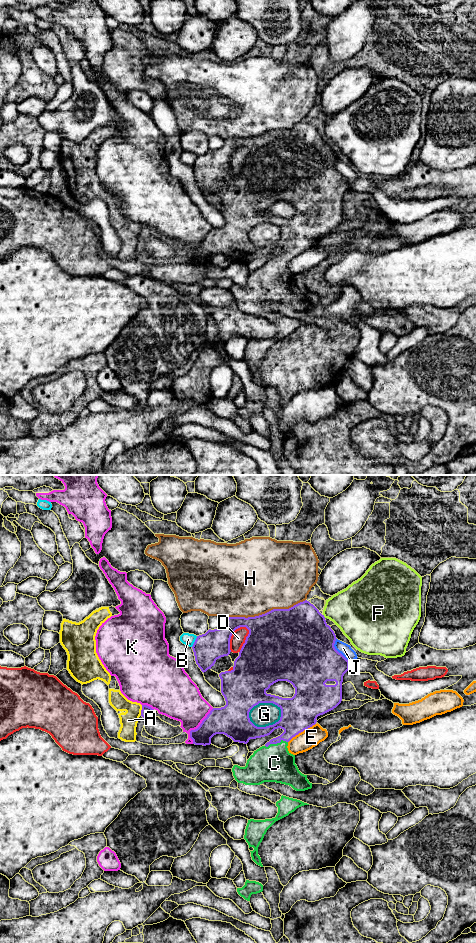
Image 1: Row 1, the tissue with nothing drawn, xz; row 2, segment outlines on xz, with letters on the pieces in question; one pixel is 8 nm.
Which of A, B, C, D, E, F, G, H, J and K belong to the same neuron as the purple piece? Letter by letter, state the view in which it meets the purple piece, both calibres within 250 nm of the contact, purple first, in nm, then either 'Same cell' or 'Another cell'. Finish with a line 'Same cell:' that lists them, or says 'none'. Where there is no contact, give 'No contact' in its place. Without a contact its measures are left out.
A: Touches purple in xz. Thickness 90 nm (purple) against 140 nm. Another cell
B: Touches purple in xz. Thickness 240 nm (purple) against 100 nm. Another cell
C: Touches purple in xz. Thickness 220 nm (purple) against 300 nm. Same cell
D: Touches purple in xz. Thickness 260 nm (purple) against 120 nm. Another cell
E: Touches purple in xz. Thickness 280 nm (purple) against 160 nm. Another cell
F: Touches purple in xz. Thickness 480 nm (purple) against 360 nm. Another cell
G: Touches purple in xz. Thickness 340 nm (purple) against 190 nm. Another cell
H: Touches purple in xz. Thickness 500 nm (purple) against 500 nm. Another cell
J: Touches purple in xz. Thickness 480 nm (purple) against 90 nm. Another cell
K: Touches purple in xz. Thickness 240 nm (purple) against 320 nm. Another cell
Same cell: C

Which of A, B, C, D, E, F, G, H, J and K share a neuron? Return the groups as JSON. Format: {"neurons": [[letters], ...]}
{"neurons": [["A"], ["B"], ["C"], ["D"], ["E"], ["F"], ["G"], ["H"], ["J"], ["K"]]}

